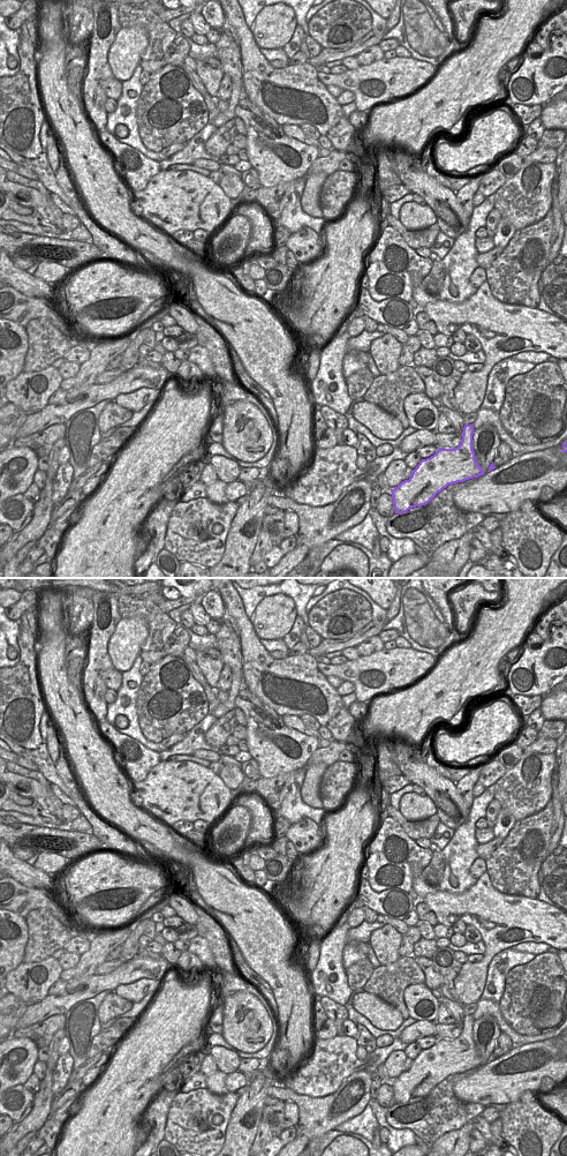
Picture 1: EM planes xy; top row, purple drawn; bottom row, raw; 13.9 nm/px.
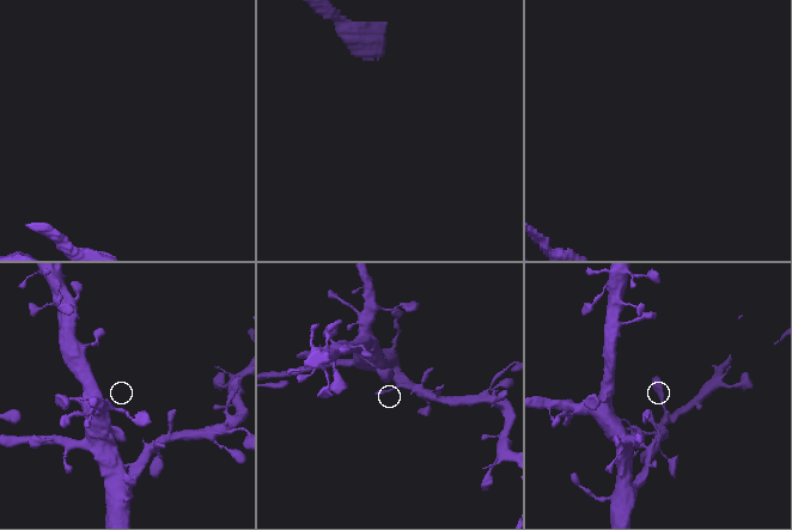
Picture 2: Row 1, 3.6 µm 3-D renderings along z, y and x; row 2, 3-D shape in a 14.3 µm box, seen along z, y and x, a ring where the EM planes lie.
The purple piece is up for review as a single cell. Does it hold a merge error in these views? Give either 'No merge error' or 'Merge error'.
No merge error

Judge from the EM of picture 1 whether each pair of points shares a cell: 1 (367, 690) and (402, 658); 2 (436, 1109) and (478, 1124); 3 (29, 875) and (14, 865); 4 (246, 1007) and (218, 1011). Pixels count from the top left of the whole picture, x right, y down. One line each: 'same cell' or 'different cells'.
1: same cell
2: different cells
3: same cell
4: different cells

